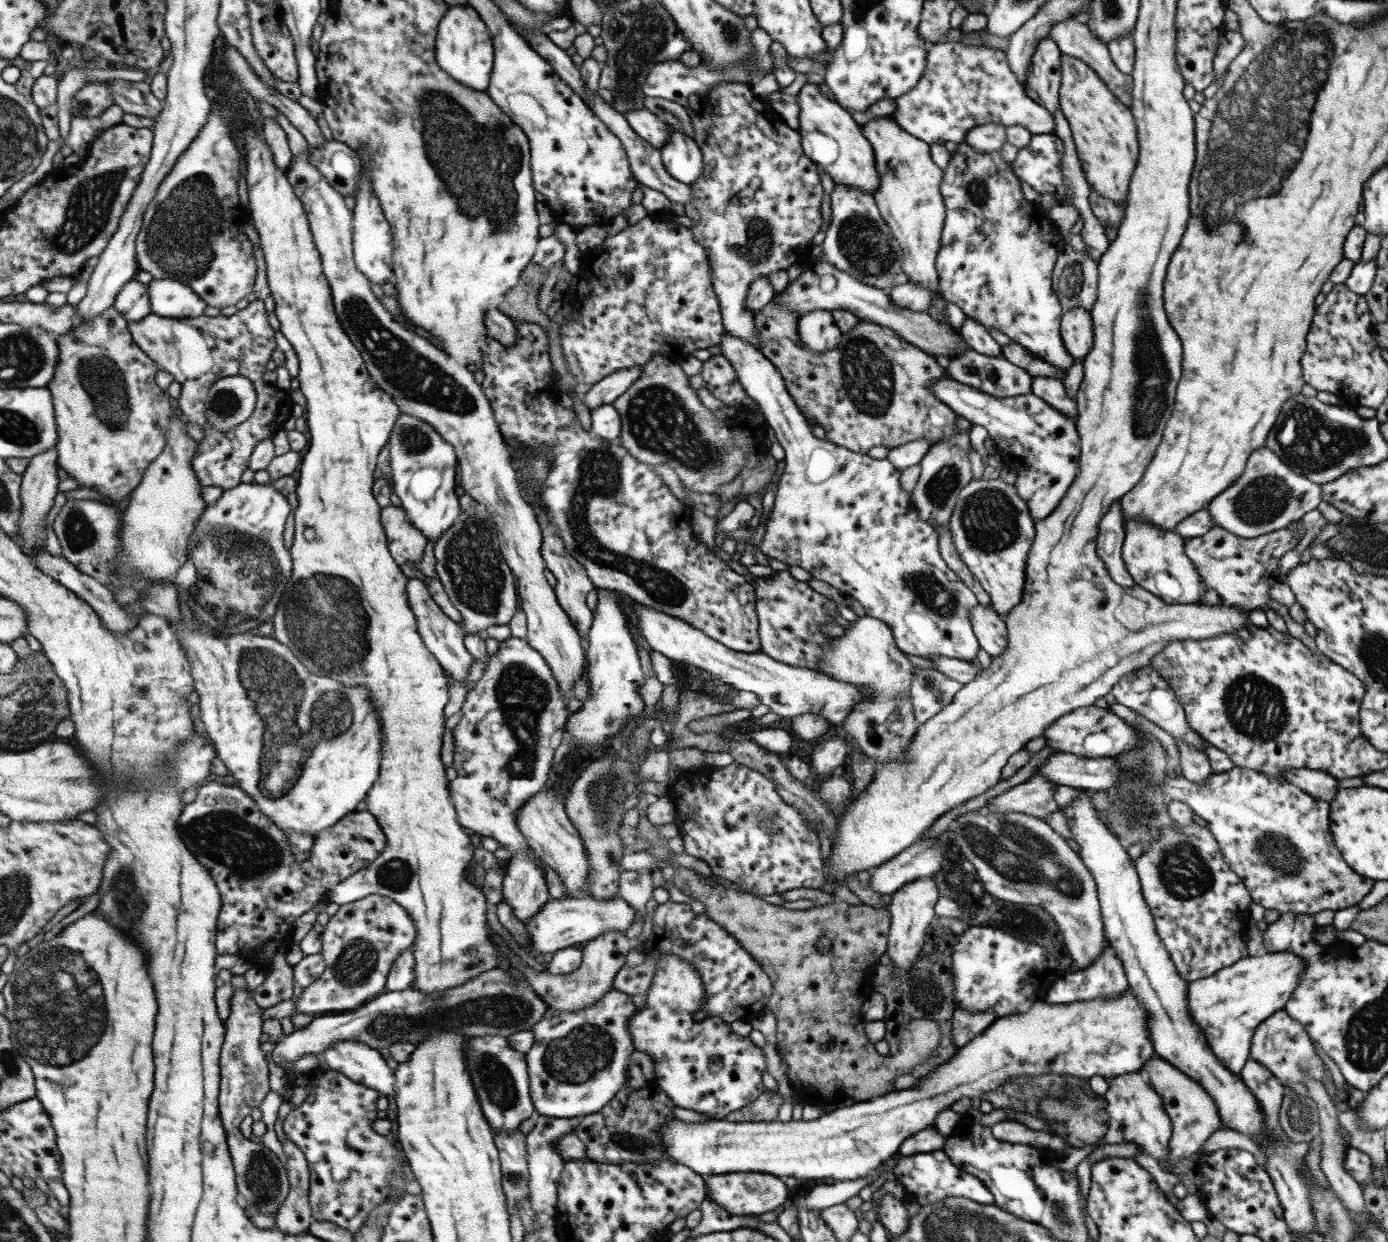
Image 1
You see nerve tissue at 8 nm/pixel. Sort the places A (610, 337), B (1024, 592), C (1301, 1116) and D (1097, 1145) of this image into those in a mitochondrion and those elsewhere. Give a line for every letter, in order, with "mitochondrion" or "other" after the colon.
A: other
B: other
C: mitochondrion
D: other

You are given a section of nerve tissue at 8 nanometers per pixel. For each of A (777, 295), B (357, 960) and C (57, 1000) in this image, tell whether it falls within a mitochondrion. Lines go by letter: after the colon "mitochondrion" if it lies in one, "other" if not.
A: other
B: mitochondrion
C: mitochondrion

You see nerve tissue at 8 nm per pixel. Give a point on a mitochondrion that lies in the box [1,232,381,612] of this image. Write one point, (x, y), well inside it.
(101, 378)

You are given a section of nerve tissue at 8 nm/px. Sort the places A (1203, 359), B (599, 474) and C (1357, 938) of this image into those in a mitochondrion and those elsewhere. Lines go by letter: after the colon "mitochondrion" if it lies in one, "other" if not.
A: other
B: mitochondrion
C: other

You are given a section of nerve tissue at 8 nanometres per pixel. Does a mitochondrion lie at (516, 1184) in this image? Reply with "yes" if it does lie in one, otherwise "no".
yes

